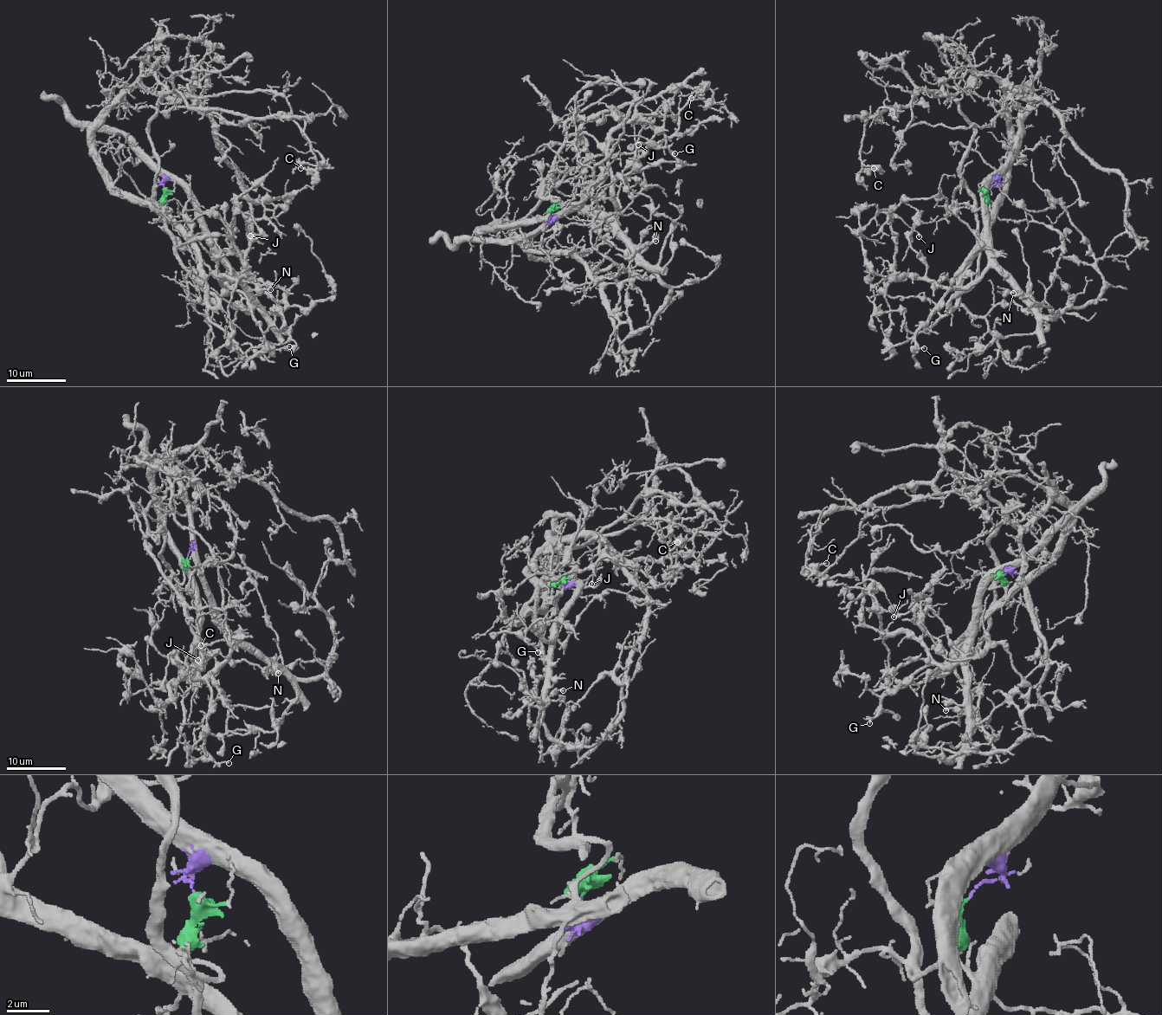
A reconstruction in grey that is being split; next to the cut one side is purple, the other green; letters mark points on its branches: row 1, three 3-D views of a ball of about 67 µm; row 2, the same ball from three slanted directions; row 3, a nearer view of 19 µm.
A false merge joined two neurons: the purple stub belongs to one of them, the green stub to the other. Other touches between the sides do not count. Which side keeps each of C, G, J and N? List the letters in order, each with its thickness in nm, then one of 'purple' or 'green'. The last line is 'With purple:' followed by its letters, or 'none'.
C: calibre 140 nm; green
G: calibre 140 nm; purple
J: calibre 110 nm; purple
N: calibre 200 nm; purple
With purple: G, J, N

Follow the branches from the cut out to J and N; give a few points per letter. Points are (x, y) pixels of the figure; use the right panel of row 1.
J: (990, 188), (995, 179), (987, 190), (987, 265), (971, 283), (940, 287), (895, 277), (893, 218), (919, 236)
N: (990, 188), (996, 182), (995, 179), (987, 190), (986, 251), (1018, 289), (1017, 293), (1013, 293)

